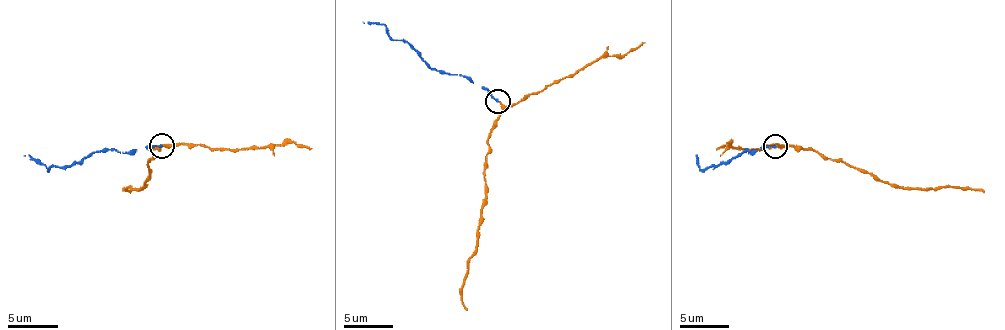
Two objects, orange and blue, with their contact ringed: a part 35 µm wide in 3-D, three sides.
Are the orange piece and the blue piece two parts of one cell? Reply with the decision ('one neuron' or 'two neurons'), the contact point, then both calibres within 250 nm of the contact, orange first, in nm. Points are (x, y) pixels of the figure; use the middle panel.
one neuron; place (497, 101); calibres 180 and 150 nm

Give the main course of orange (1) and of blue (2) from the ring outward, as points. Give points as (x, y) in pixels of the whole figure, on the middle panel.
1: (498, 102), (503, 112), (488, 143), (483, 170), (486, 205), (481, 210), (478, 246), (461, 288), (466, 310)
2: (498, 102), (466, 77), (434, 70), (407, 43), (393, 40), (383, 23), (363, 23)

